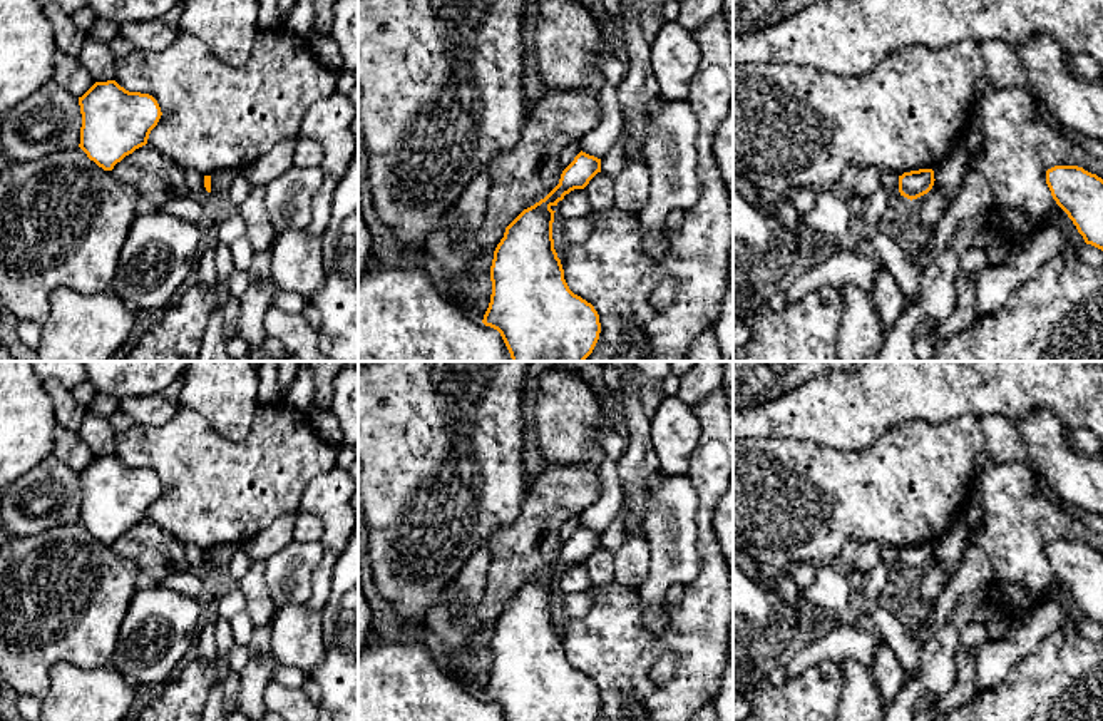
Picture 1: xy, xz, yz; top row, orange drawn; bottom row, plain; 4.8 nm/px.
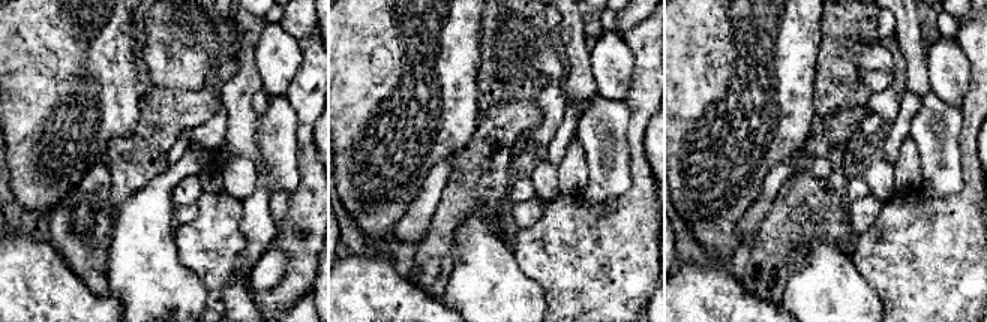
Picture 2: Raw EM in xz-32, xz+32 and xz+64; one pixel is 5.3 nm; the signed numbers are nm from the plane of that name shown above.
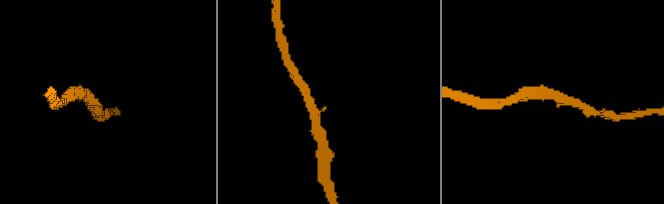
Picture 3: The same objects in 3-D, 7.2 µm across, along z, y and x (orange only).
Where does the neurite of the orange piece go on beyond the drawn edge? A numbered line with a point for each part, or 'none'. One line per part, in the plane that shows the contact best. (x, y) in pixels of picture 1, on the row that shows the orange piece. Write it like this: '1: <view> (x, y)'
none

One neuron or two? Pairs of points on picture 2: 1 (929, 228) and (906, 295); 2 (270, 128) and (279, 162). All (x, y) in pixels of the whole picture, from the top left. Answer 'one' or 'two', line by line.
1: one
2: one

